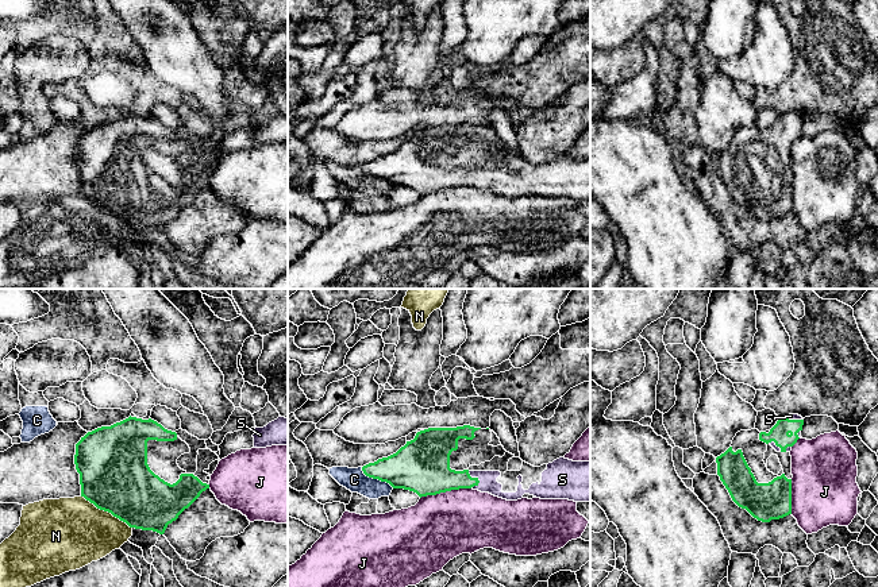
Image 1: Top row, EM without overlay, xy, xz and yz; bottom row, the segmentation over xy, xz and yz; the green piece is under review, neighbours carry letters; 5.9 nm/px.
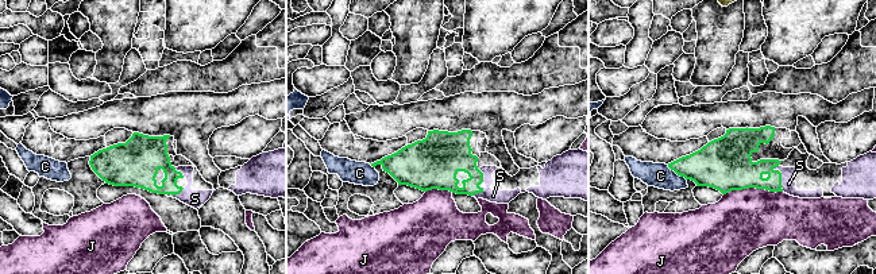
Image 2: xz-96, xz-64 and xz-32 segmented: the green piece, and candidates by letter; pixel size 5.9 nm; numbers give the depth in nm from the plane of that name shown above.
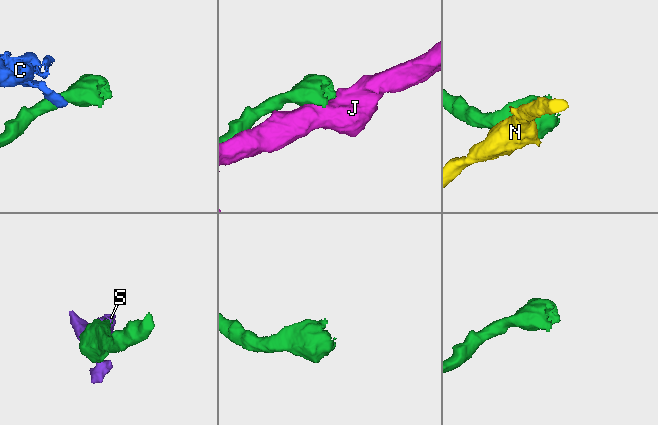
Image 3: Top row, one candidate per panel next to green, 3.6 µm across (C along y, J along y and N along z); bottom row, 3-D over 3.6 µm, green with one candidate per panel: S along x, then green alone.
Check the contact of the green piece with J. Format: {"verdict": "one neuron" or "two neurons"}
{"verdict": "two neurons"}

